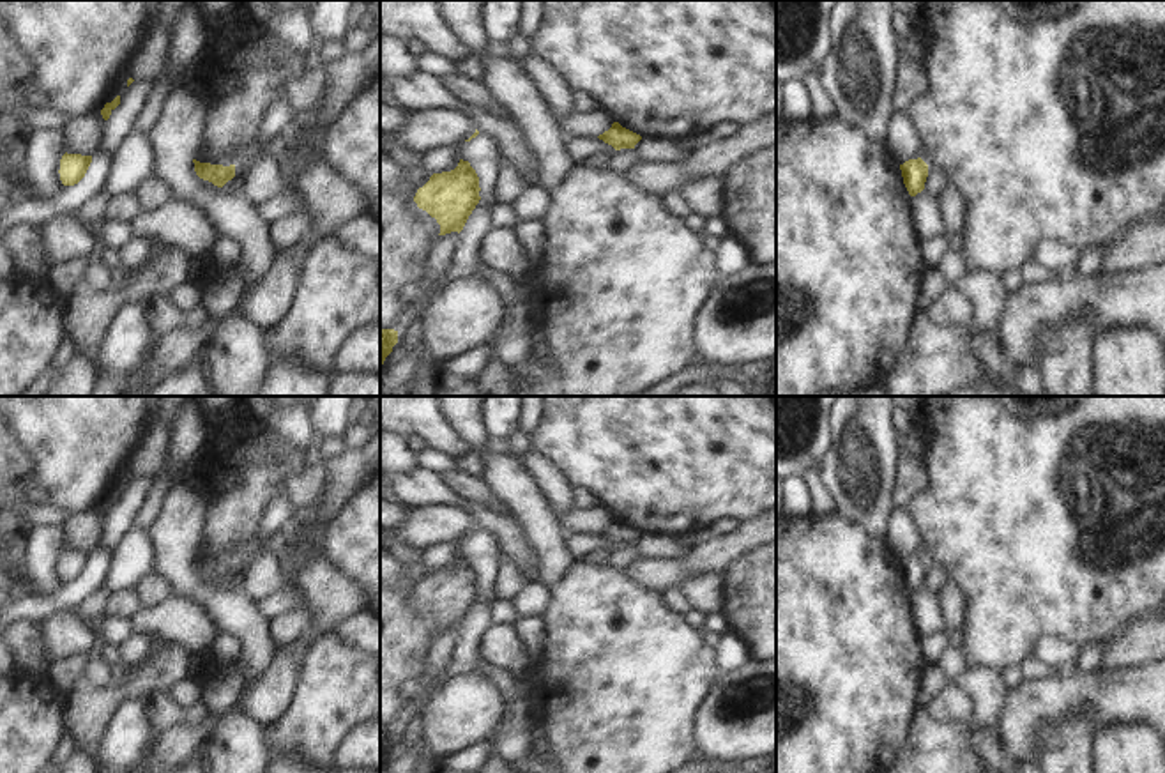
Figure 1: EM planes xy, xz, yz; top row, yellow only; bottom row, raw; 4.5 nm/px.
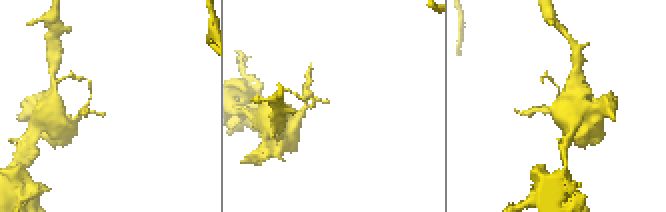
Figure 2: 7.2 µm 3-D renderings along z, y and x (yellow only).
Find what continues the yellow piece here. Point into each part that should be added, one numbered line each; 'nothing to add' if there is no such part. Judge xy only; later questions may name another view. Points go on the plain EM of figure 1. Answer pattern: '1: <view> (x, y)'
nothing to add

